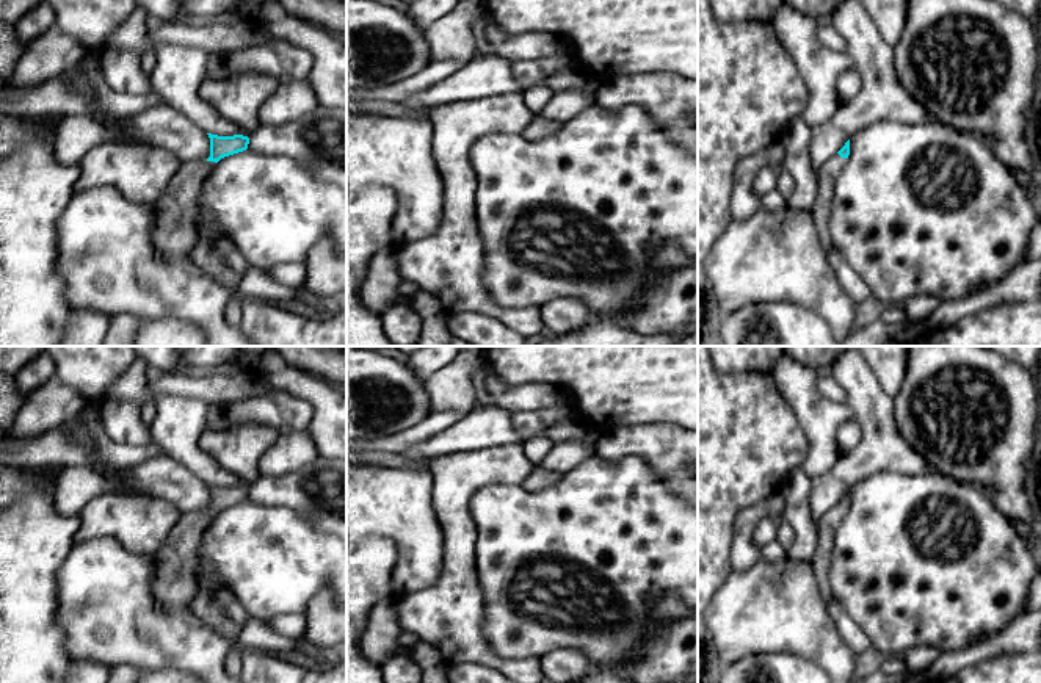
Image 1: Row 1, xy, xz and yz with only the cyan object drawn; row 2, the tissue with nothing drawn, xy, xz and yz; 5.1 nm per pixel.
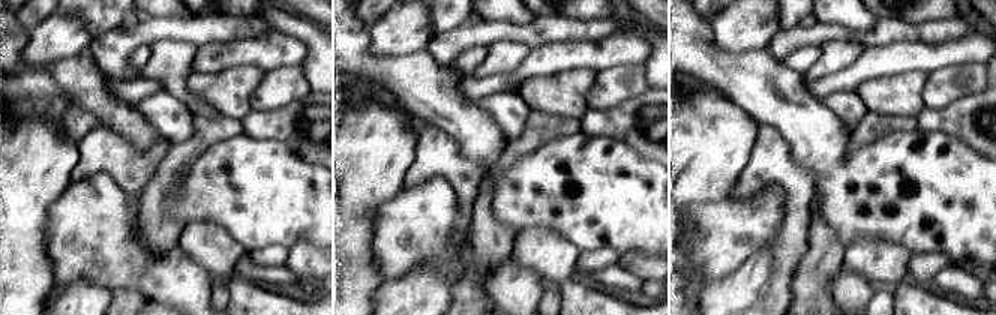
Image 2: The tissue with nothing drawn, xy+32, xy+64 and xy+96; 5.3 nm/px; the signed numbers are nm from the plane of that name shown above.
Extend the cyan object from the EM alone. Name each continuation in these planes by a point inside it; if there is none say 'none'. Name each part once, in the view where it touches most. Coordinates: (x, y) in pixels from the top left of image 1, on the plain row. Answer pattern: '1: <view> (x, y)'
1: yz (828, 523)

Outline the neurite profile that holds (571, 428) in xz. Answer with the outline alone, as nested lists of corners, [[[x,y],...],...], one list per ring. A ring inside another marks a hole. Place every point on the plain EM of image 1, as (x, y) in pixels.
[[[571,412],[566,418],[561,418],[557,423],[544,428],[539,435],[552,440],[553,443],[582,442],[596,446],[602,437],[602,432],[596,428],[588,426]]]

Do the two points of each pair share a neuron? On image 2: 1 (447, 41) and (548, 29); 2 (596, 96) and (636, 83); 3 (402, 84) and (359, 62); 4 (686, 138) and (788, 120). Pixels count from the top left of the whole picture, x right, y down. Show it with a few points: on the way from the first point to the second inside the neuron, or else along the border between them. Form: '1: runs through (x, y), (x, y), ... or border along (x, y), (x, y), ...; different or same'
1: runs through (473, 32), (522, 29); same
2: runs through (606, 92), (618, 83), (626, 83); same
3: runs through (392, 74), (369, 65); same
4: border along (732, 102), (759, 125); different

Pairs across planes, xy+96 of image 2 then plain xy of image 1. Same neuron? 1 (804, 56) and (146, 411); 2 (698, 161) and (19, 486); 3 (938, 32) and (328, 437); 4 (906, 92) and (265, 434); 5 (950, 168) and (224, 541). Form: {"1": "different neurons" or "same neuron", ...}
{"1": "same neuron", "2": "different neurons", "3": "different neurons", "4": "same neuron", "5": "same neuron"}

